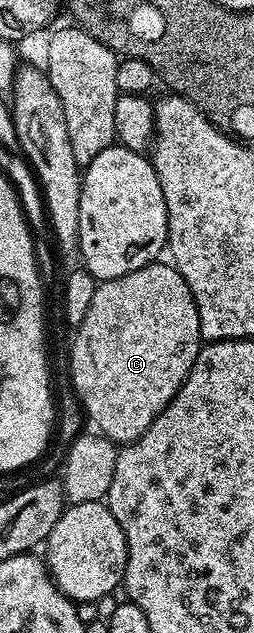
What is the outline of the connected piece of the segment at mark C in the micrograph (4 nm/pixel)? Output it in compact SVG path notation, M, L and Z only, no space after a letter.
M151 263L140 267L140 271L132 271L128 275L120 275L116 279L97 282L94 286L92 303L88 303L88 315L84 315L82 322L77 325L75 333L78 334L75 335L74 346L70 349L70 357L68 357L69 378L73 384L74 392L81 402L85 416L89 420L90 417L94 420L93 428L97 432L115 443L135 441L140 435L144 435L144 431L148 431L148 427L154 422L156 415L160 415L160 411L164 411L164 407L176 395L176 391L180 391L187 375L192 371L192 363L196 363L196 355L201 351L204 344L202 332L200 331L200 315L196 311L192 291L188 291L188 283L184 283L180 271L174 268L173 264L162 264Z

